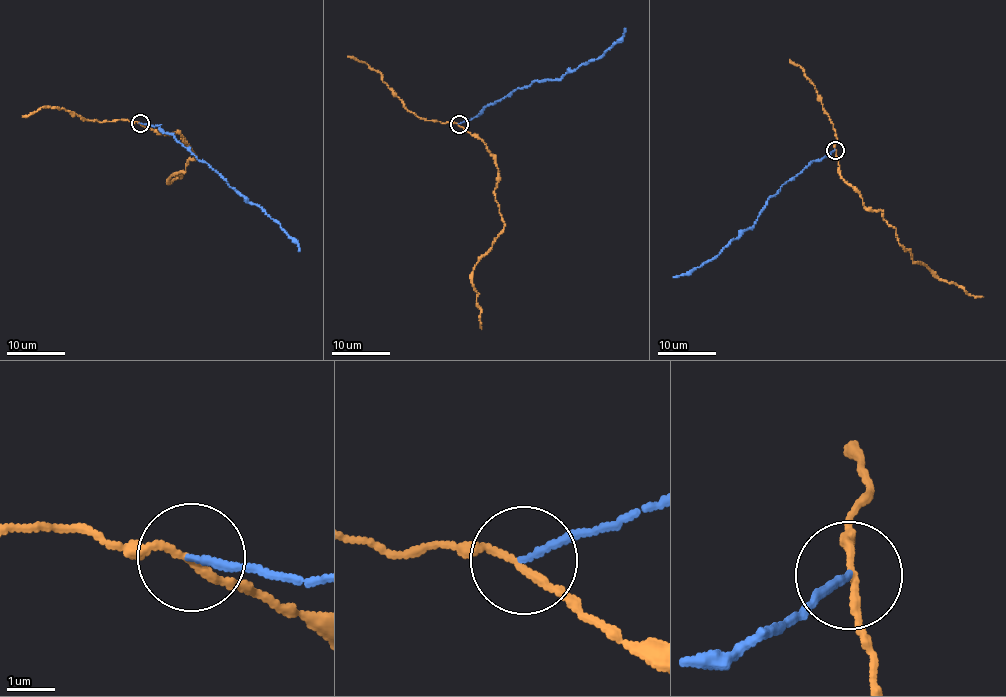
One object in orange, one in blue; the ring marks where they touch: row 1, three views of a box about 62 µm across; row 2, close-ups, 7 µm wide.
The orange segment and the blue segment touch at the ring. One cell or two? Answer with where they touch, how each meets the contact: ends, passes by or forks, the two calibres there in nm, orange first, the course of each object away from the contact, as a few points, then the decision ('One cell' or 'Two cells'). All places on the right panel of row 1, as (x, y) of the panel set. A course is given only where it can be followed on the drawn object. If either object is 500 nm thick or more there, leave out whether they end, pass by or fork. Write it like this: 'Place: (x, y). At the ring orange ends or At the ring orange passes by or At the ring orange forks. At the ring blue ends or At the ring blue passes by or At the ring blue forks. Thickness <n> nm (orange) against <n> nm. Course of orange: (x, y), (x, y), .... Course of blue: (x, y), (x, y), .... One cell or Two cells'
Place: (835, 150). At the ring orange passes by. At the ring blue ends. Thickness 140 nm (orange) against 140 nm. Course of orange: (834, 149), (840, 174), (867, 208), (881, 212), (900, 245), (910, 250), (912, 261), (983, 297). Course of blue: (834, 150), (805, 167), (770, 196), (752, 226), (722, 250), (685, 275), (673, 277). Two cells

